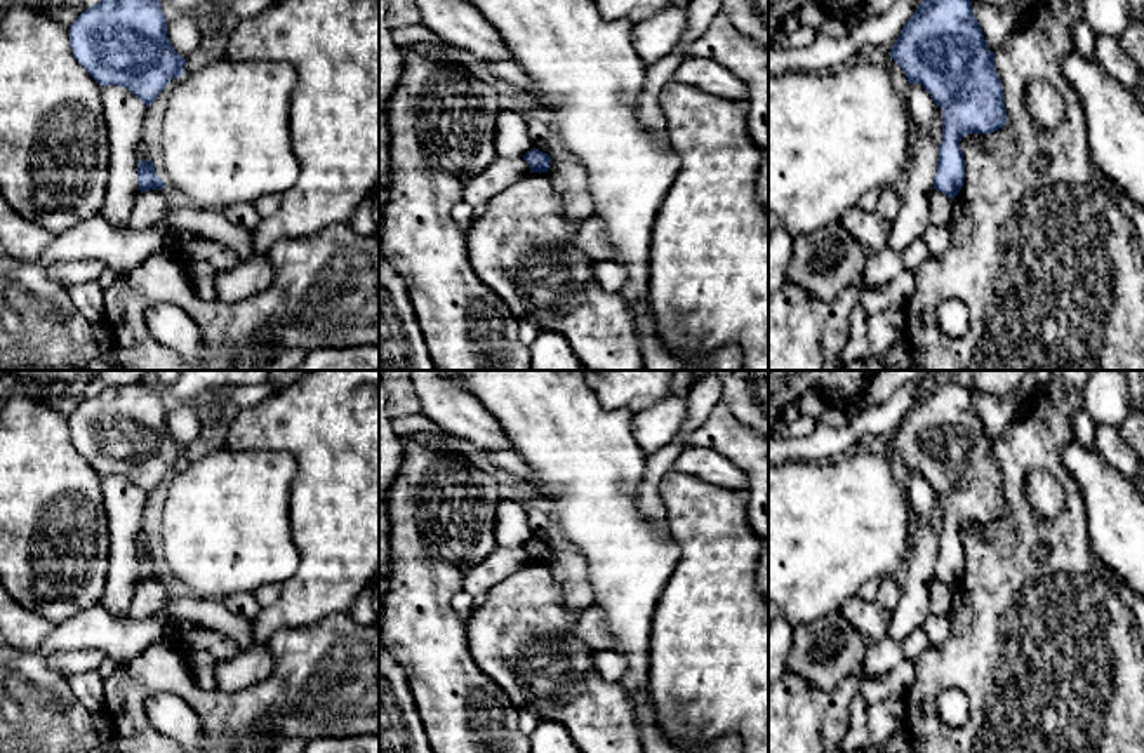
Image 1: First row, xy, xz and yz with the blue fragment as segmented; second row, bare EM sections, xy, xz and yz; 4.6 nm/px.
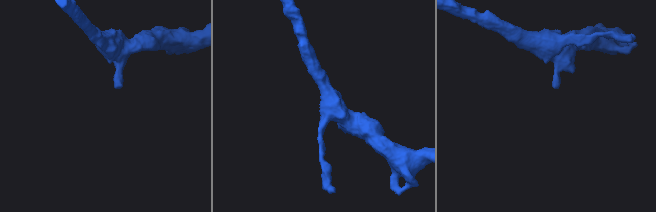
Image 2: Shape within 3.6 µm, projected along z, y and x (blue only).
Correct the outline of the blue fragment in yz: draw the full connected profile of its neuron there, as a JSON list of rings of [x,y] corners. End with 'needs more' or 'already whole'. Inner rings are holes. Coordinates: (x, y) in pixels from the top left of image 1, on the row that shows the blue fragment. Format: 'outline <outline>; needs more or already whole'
outline [[[923,0],[906,21],[890,50],[909,83],[921,83],[942,108],[934,190],[954,198],[965,179],[960,141],[967,134],[1003,129],[1007,110],[970,0]]]; already whole

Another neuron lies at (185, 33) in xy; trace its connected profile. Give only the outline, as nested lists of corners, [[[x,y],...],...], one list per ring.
[[[179,14],[167,23],[167,37],[174,50],[186,59],[202,40],[202,26],[191,14]]]

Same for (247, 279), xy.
[[[268,254],[240,261],[229,270],[214,273],[217,301],[236,303],[257,296],[275,282],[275,268]]]

